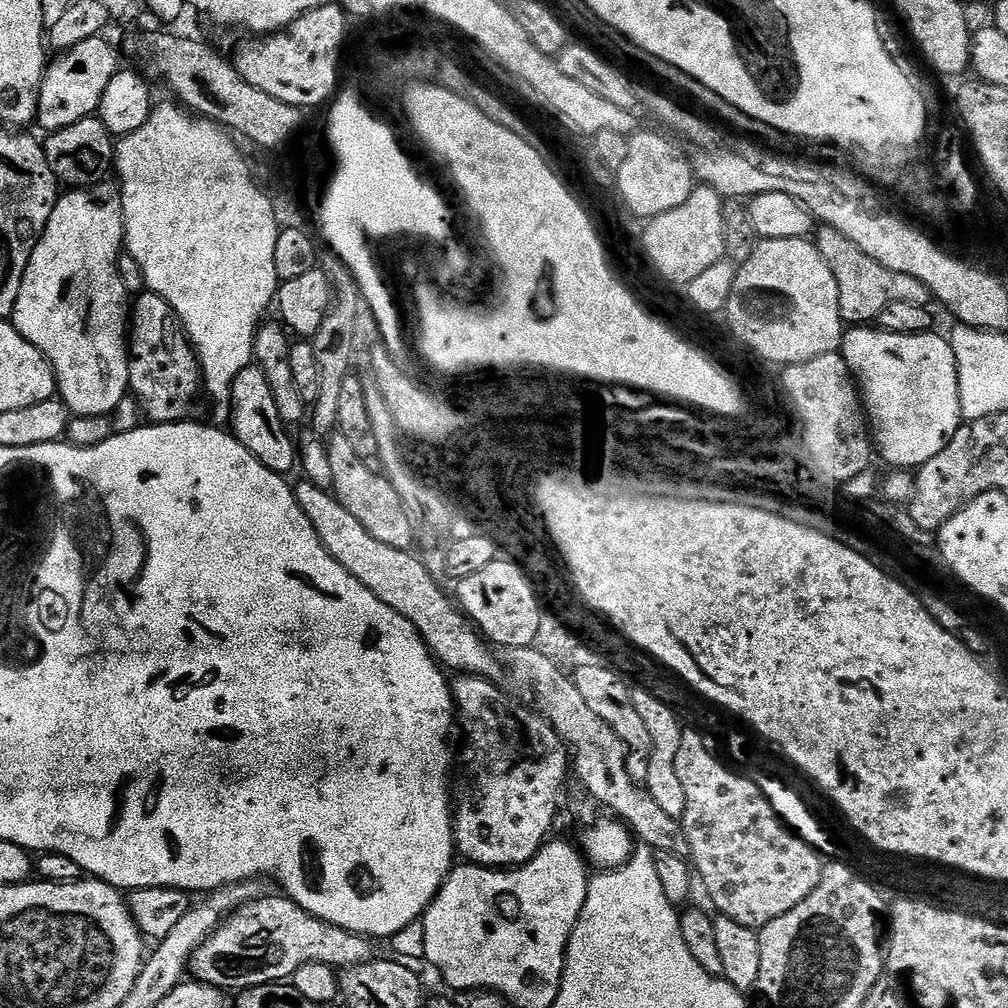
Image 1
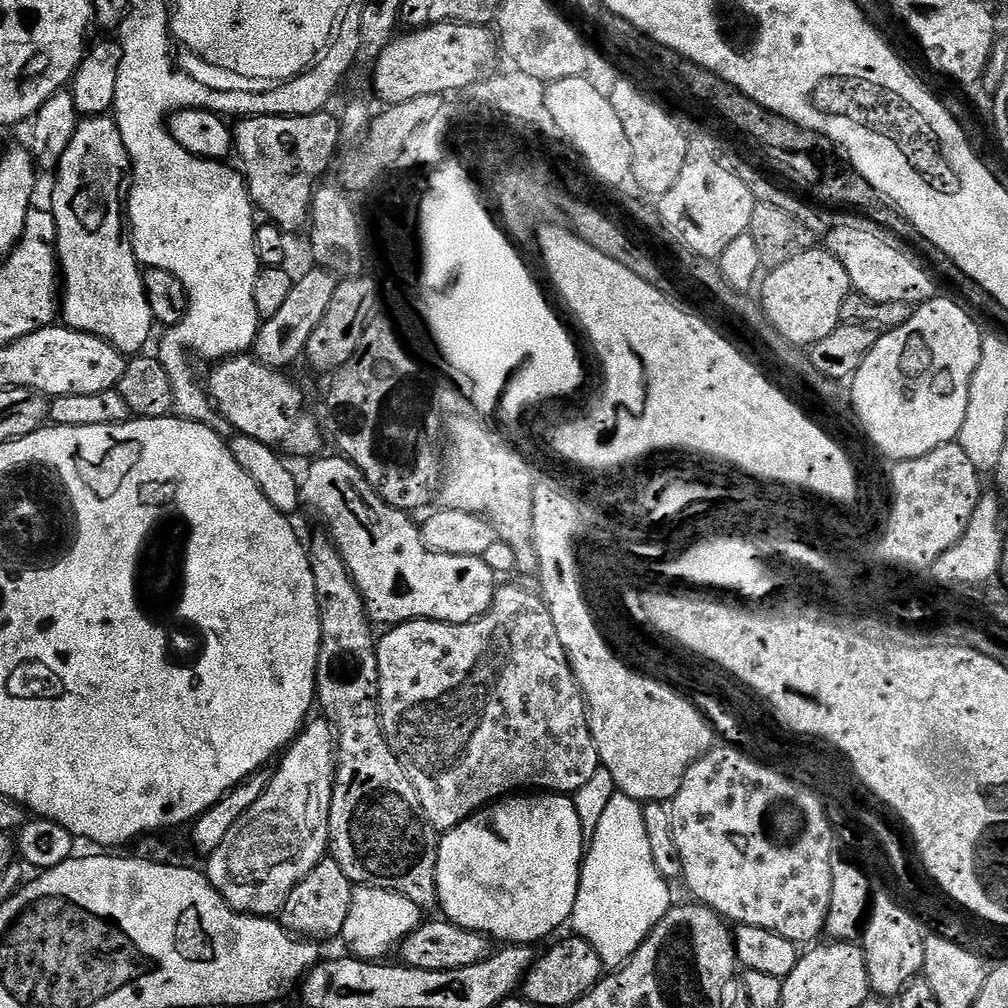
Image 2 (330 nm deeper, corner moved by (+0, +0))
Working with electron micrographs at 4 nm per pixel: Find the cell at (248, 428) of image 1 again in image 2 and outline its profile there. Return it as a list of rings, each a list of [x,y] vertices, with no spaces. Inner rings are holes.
[[[317,266],[310,268],[301,280],[299,277],[293,283],[290,295],[287,296],[283,306],[278,309],[278,314],[274,314],[274,318],[263,321],[260,331],[256,334],[254,355],[267,368],[288,370],[296,359],[300,360],[305,355],[305,348],[310,342],[310,336],[322,322],[323,315],[327,313],[327,307],[334,298],[338,283],[337,277],[324,268]]]

